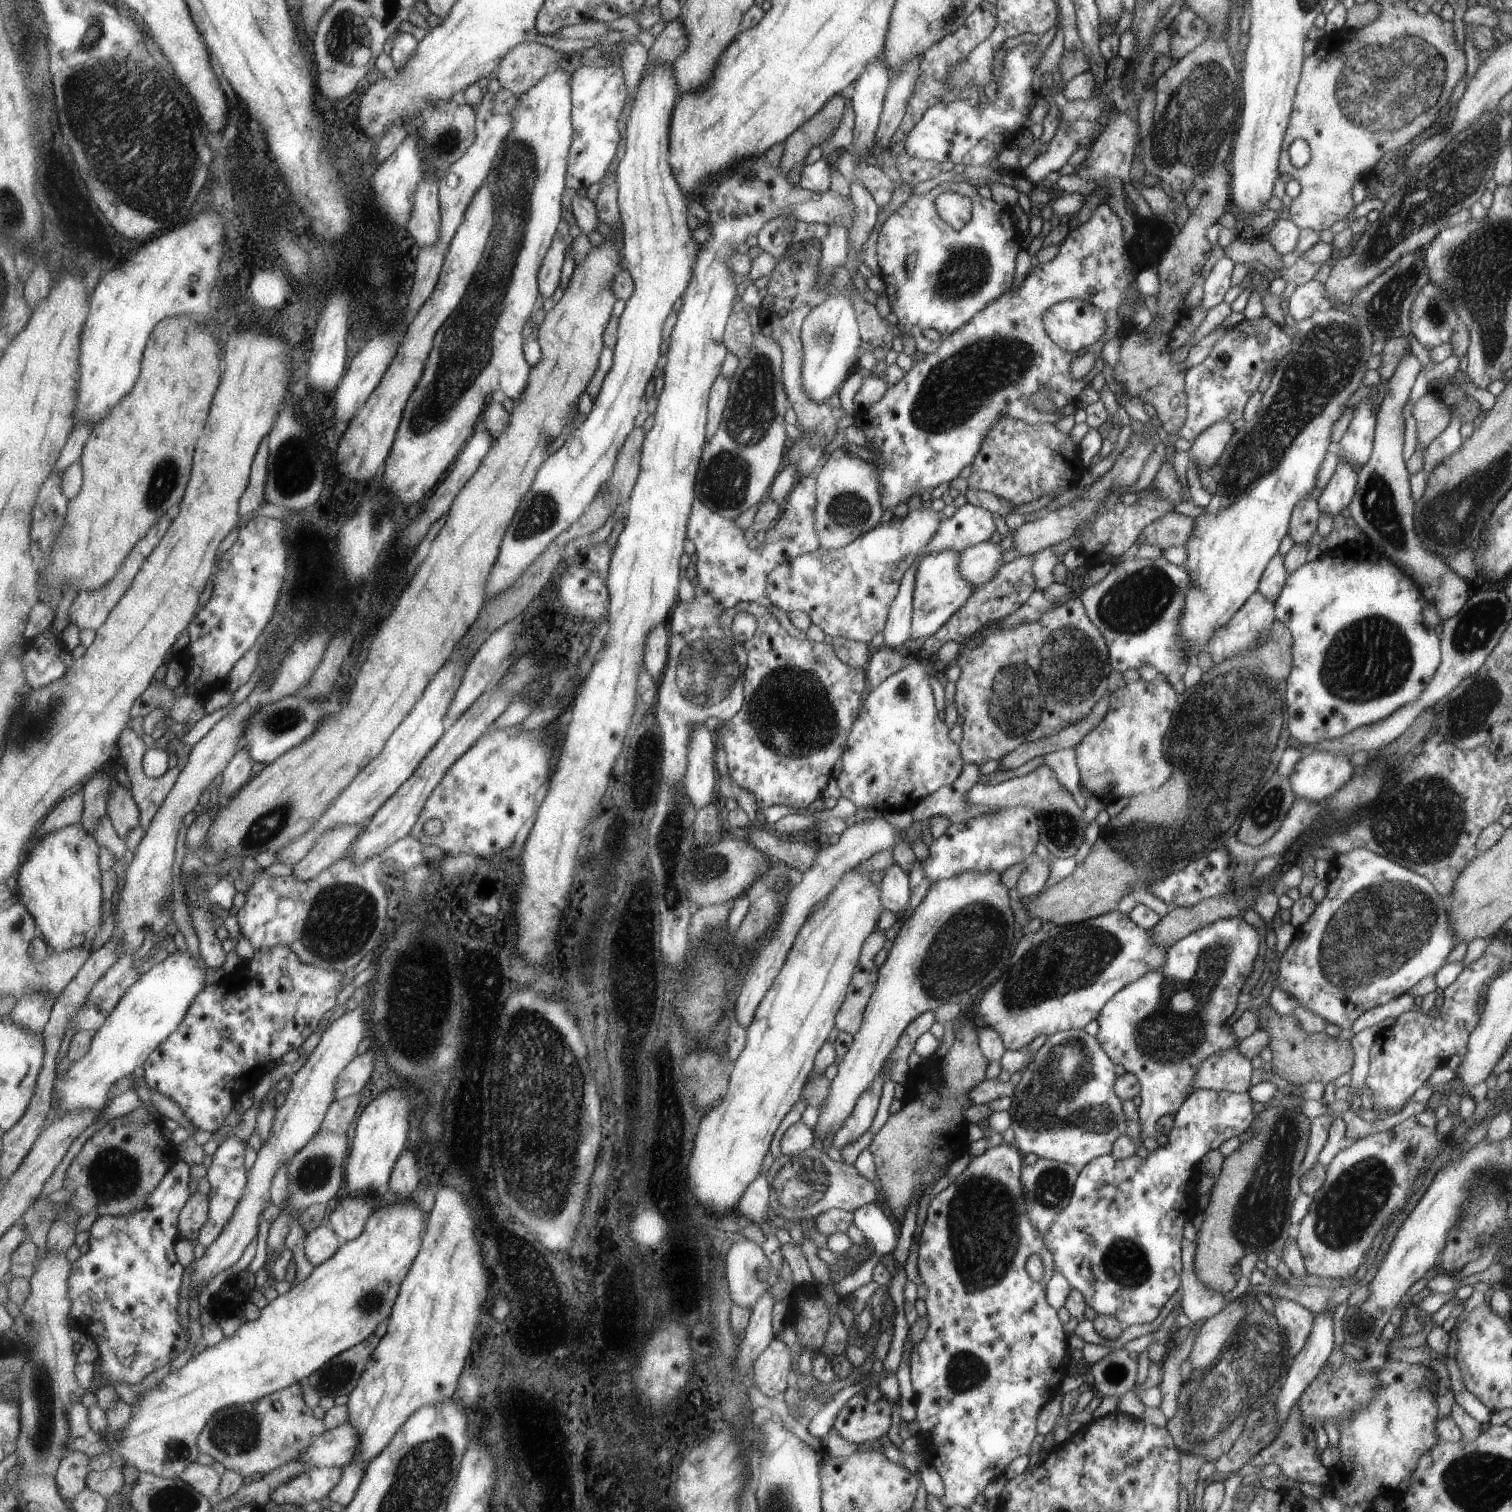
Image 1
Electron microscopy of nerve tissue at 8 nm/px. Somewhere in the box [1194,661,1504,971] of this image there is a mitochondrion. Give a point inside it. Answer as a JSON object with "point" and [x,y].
{"point":[1423,823]}

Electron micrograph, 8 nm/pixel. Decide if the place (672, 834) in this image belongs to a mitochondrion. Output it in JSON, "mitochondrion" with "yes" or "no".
{"mitochondrion":"yes"}

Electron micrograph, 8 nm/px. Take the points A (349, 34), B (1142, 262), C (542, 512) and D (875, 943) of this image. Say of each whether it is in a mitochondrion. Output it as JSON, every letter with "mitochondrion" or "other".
{"A":"mitochondrion","B":"other","C":"mitochondrion","D":"other"}

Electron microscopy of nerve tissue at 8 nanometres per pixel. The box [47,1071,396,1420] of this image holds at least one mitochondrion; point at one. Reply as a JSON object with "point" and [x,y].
{"point":[115,1173]}

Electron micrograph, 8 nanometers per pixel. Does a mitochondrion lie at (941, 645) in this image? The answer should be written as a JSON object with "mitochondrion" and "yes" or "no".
{"mitochondrion":"no"}

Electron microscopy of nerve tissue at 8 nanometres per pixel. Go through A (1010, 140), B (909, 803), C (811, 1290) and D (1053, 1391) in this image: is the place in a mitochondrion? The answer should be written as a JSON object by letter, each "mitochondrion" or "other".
{"A":"other","B":"other","C":"other","D":"other"}

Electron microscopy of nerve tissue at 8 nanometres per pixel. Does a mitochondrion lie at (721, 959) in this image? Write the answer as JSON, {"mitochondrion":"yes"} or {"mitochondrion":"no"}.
{"mitochondrion":"yes"}

